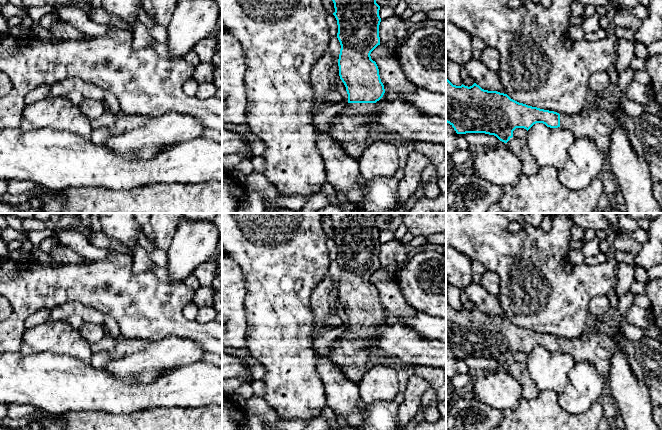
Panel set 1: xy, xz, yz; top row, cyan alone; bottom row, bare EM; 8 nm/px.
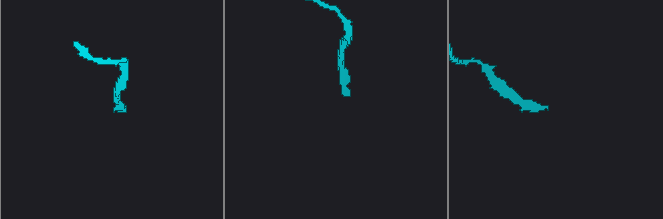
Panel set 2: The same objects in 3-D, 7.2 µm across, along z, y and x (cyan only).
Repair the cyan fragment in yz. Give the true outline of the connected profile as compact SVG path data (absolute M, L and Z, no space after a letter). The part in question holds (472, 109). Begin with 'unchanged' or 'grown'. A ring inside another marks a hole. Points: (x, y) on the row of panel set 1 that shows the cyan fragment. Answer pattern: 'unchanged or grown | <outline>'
grown | M446 77L446 122L449 123L457 134L466 133L485 133L496 136L500 141L507 143L513 137L516 128L524 128L527 131L536 123L543 123L550 128L562 127L569 130L576 138L588 137L593 140L595 145L604 153L606 159L610 146L611 134L617 128L616 117L604 106L593 108L586 105L583 110L574 115L559 114L554 111L544 110L537 107L528 106L511 99L507 94L497 91L482 89L474 83L468 87L465 85L453 85Z

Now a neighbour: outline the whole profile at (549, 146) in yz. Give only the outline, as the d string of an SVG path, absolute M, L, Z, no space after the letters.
M543 123L534 124L527 133L529 151L537 164L552 166L558 171L567 162L568 151L576 137L562 127L550 128Z

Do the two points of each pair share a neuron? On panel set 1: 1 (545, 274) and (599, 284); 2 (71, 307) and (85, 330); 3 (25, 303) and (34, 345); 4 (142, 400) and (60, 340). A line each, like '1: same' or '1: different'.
1: same
2: different
3: different
4: different

